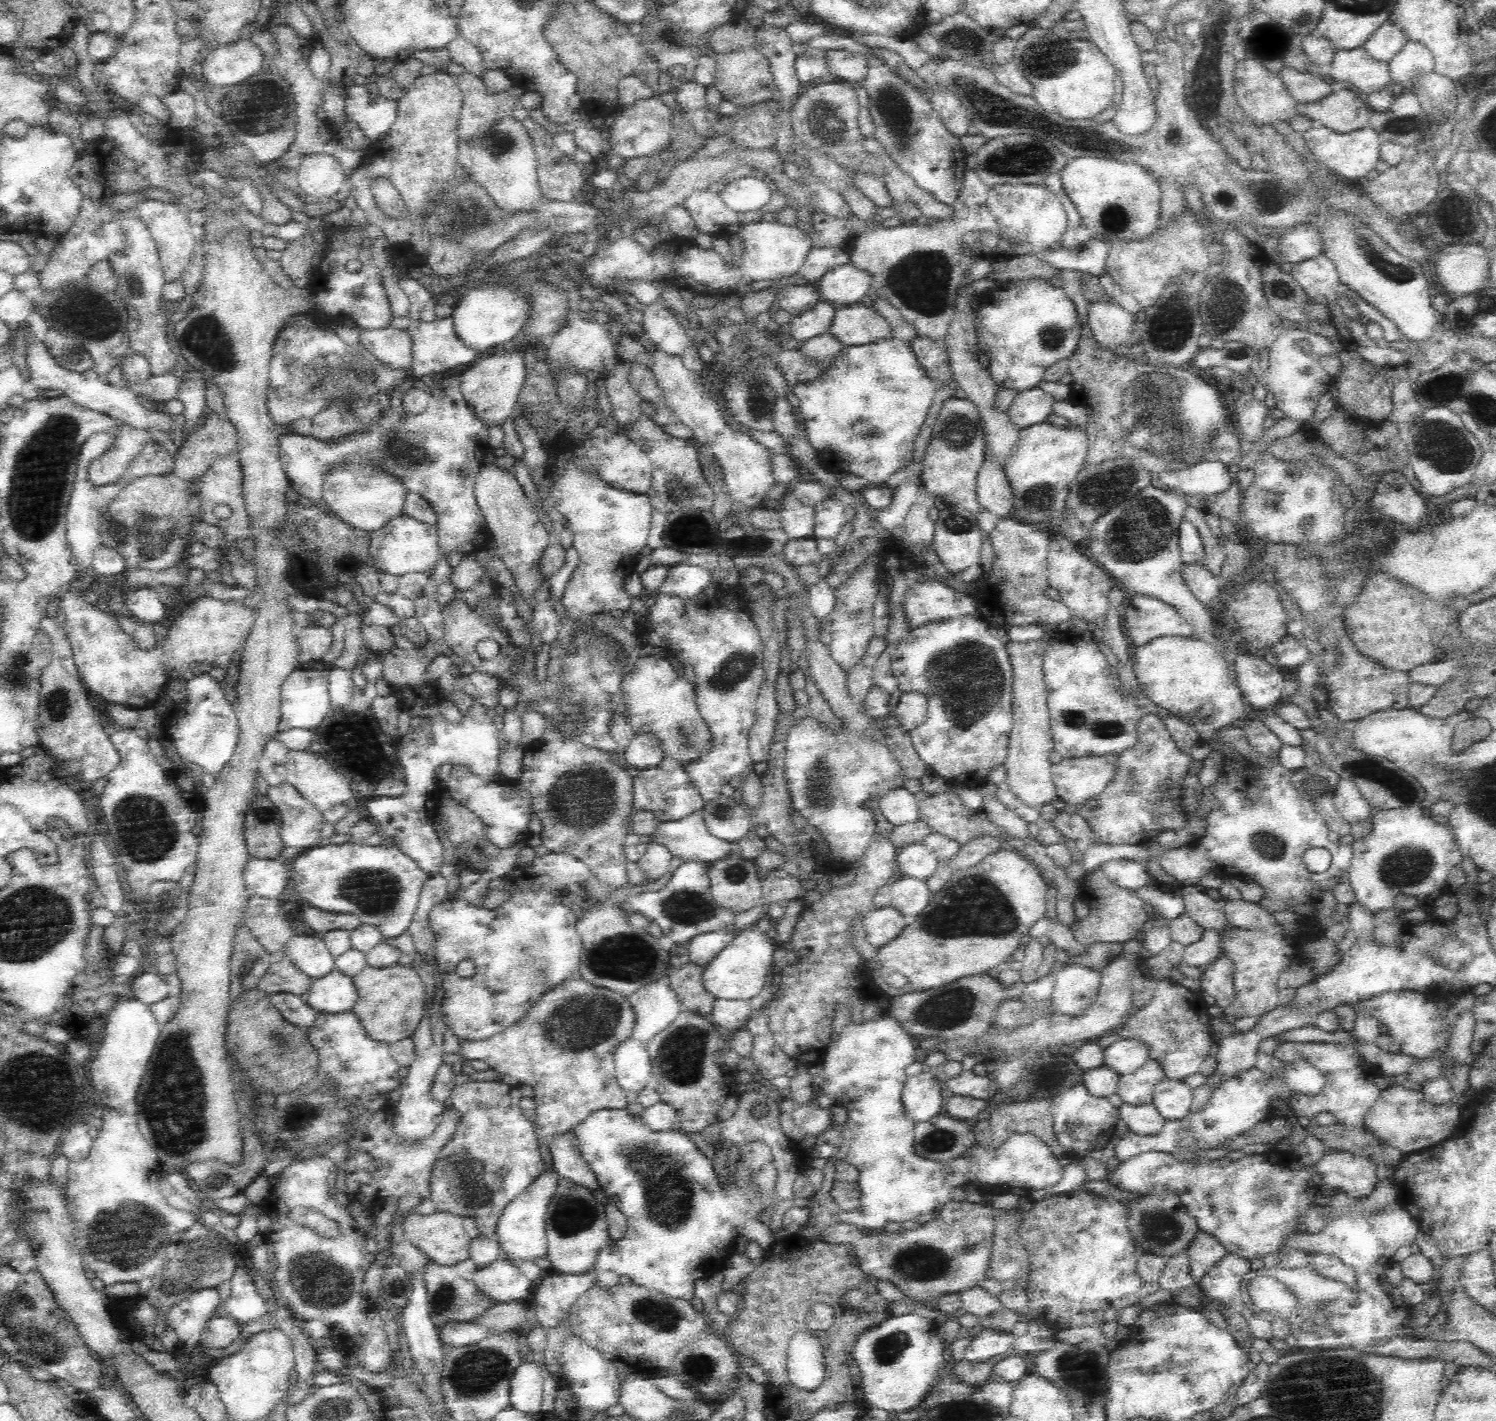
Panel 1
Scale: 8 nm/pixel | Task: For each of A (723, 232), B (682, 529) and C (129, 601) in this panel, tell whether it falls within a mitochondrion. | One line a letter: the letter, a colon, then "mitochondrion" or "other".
A: other
B: mitochondrion
C: other

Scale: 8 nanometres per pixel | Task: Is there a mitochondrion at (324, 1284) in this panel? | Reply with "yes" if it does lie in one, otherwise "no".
yes

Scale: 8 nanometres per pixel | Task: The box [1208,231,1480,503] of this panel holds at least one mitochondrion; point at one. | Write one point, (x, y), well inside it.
(1451, 450)

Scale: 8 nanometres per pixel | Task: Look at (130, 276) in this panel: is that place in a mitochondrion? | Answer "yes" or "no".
yes

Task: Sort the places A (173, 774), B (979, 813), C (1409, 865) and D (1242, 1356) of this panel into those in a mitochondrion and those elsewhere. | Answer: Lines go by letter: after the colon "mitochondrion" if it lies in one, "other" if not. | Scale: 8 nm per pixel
A: other
B: other
C: mitochondrion
D: other

